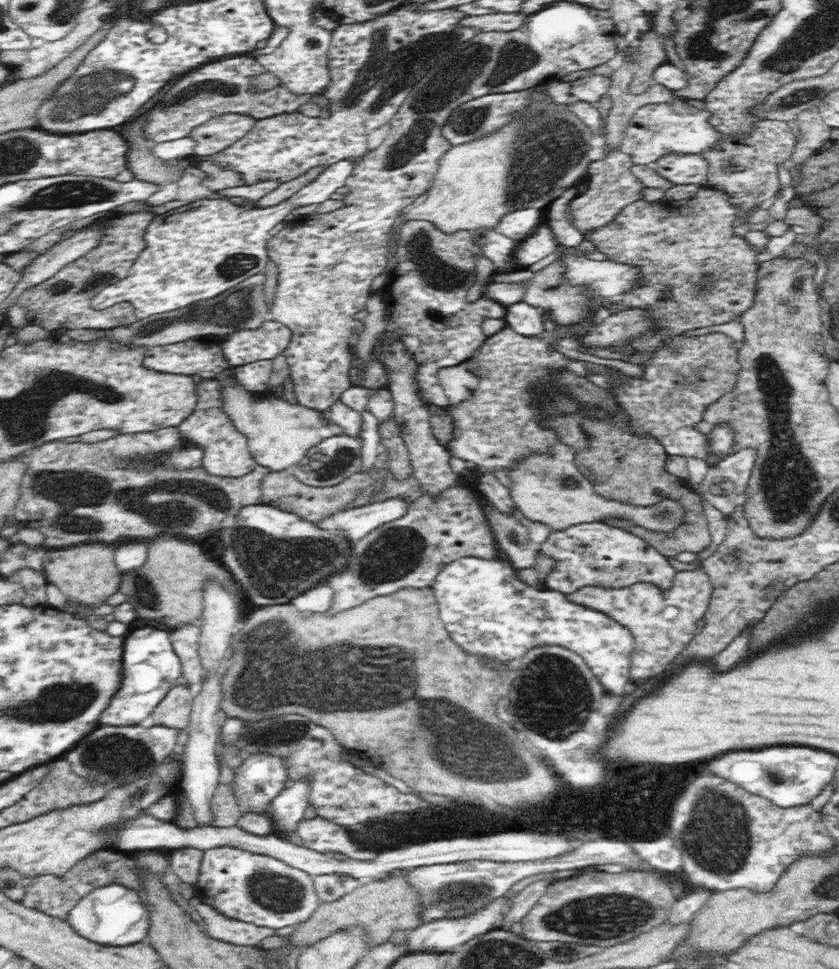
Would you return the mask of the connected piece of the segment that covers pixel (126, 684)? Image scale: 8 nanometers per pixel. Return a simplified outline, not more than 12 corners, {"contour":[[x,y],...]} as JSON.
{"contour":[[166,630],[124,636],[100,726],[138,726],[182,680]]}

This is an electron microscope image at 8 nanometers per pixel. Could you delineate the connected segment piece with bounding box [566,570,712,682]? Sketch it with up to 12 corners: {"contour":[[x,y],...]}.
{"contour":[[704,570],[654,584],[582,588],[568,600],[614,616],[636,640],[632,682],[664,672],[712,596]]}

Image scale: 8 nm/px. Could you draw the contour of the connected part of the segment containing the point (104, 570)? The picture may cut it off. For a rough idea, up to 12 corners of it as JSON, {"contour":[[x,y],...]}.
{"contour":[[112,546],[52,550],[44,574],[68,602],[106,604],[122,584]]}

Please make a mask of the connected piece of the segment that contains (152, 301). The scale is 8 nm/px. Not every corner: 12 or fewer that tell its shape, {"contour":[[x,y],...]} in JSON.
{"contour":[[358,162],[328,166],[278,206],[228,198],[166,220],[96,310],[138,320],[212,300],[270,260],[292,208],[328,202]]}

